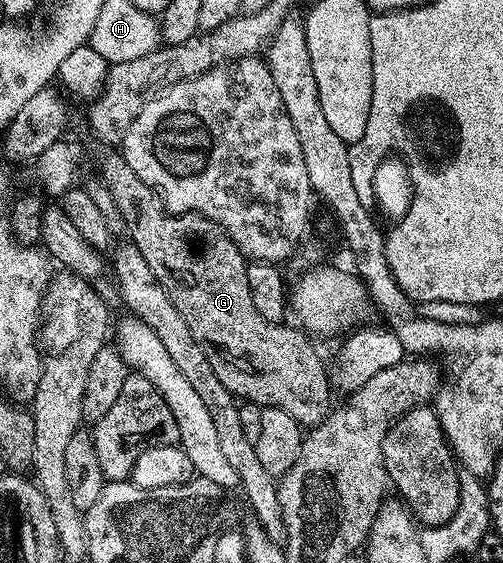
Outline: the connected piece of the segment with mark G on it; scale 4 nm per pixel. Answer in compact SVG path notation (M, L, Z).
M120 152L103 156L100 181L108 188L111 198L115 201L116 208L120 208L120 216L126 222L129 241L133 242L134 246L140 248L140 254L144 256L148 268L152 268L152 276L156 276L156 280L164 288L164 292L168 292L172 304L176 304L176 312L180 312L180 316L184 316L184 324L188 324L192 336L197 342L202 343L206 359L212 364L212 372L216 372L216 376L220 376L220 384L224 384L224 388L228 388L228 392L233 394L235 399L242 402L252 402L255 406L263 408L271 406L272 408L280 408L280 412L288 412L288 416L292 416L292 420L296 420L299 426L303 428L319 426L332 409L332 401L330 402L332 387L330 385L327 363L325 361L322 363L322 358L318 355L317 348L309 342L311 339L301 329L289 330L286 324L269 322L264 320L264 316L260 316L260 312L256 312L256 308L252 304L252 292L248 292L248 272L246 271L248 259L242 255L238 245L226 235L226 231L213 222L212 219L206 218L202 214L176 214L167 210L162 195L148 184L144 184L144 180L140 180L140 176L136 176L136 172L132 172L132 168L128 168L126 158Z

